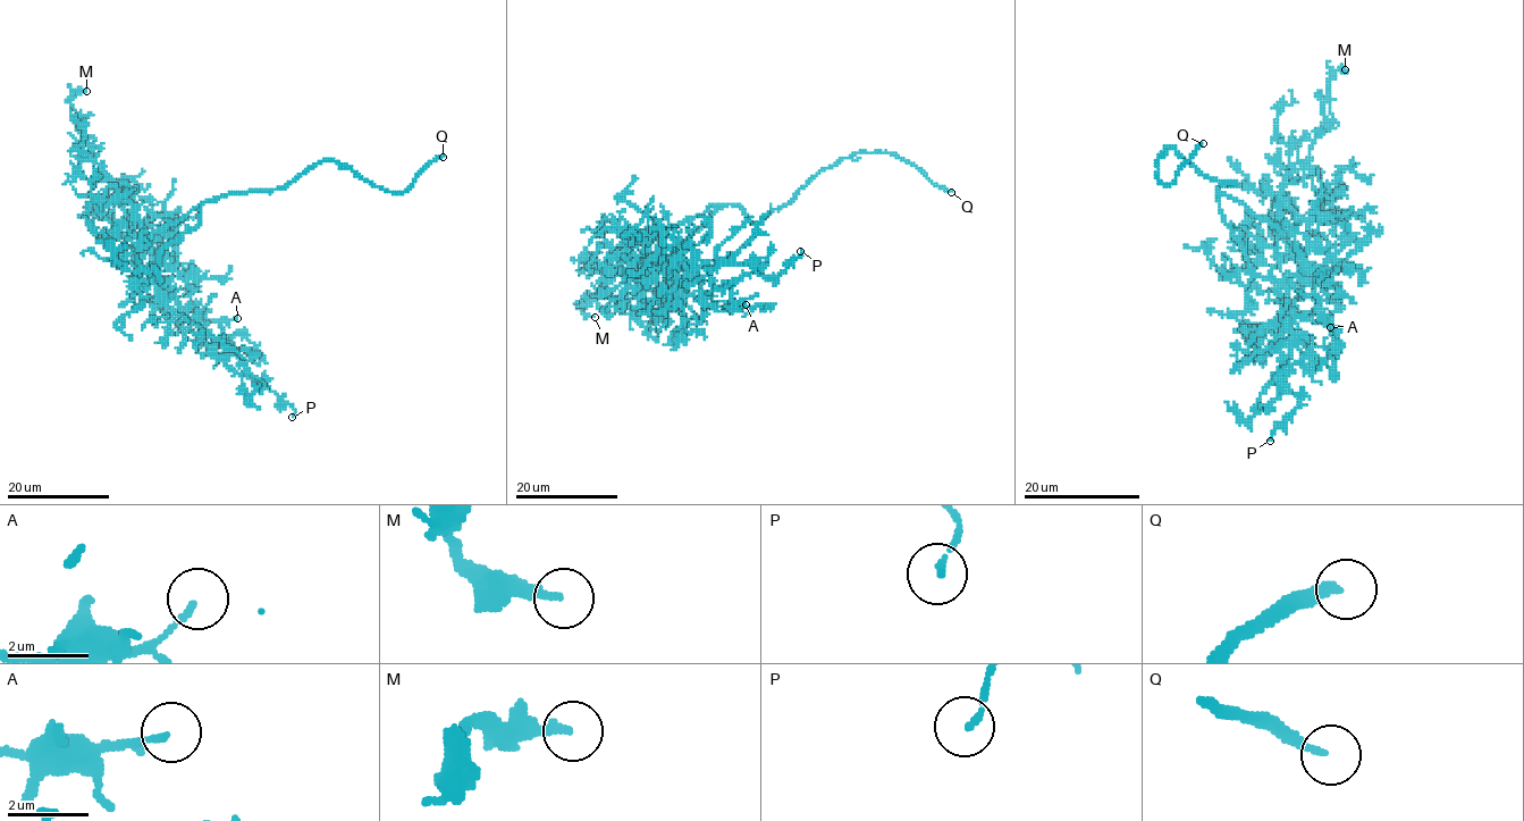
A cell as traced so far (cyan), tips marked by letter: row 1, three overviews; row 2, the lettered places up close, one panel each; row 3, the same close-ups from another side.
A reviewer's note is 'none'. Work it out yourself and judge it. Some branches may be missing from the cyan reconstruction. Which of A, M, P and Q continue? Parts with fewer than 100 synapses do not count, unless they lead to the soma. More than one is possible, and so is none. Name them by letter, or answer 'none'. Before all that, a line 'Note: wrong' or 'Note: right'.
Note: wrong
Q

